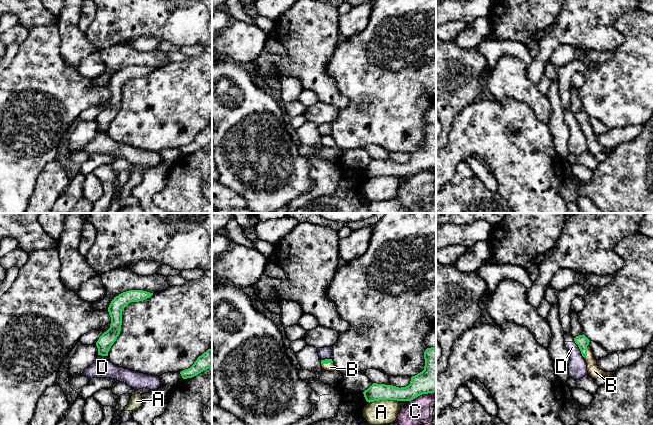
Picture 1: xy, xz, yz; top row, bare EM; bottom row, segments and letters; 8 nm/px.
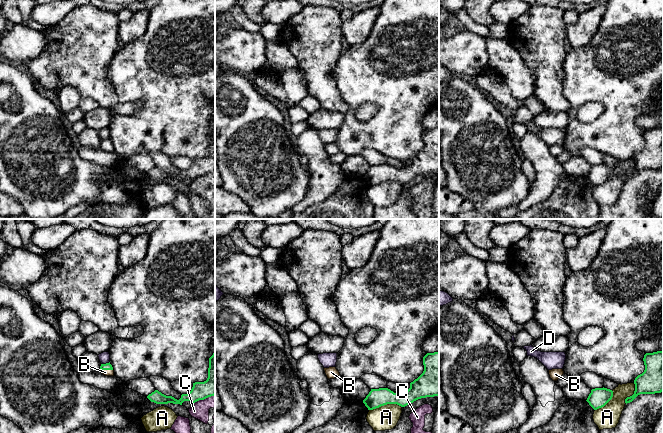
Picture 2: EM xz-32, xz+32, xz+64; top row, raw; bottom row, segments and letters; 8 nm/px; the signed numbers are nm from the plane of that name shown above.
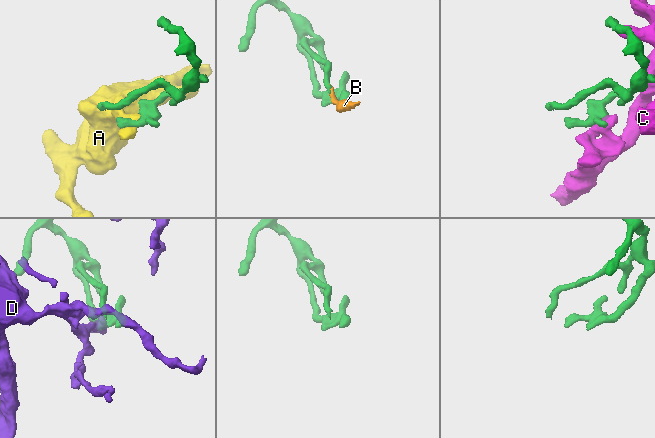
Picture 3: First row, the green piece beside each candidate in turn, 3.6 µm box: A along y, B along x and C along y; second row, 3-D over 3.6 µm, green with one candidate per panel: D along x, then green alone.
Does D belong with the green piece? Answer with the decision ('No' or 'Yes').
No

